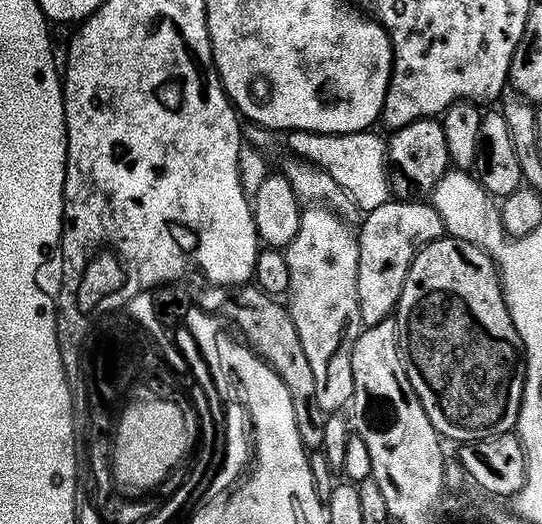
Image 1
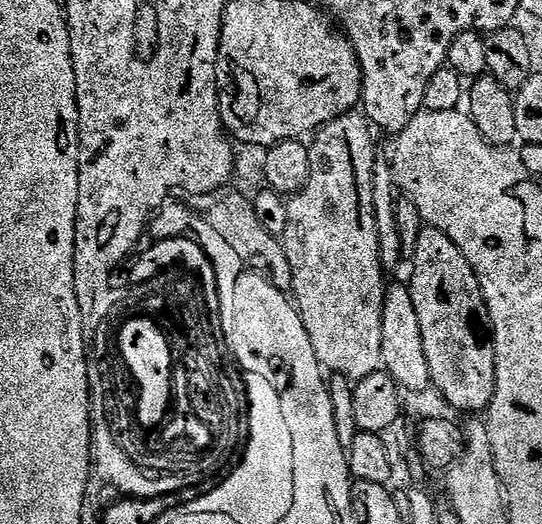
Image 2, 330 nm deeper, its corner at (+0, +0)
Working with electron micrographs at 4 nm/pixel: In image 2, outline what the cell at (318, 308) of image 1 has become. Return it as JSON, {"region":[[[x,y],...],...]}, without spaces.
{"region":[[[360,114],[339,116],[315,133],[316,148],[314,144],[314,154],[310,158],[310,178],[302,191],[287,201],[289,222],[282,235],[286,258],[290,258],[294,303],[300,309],[306,334],[310,334],[314,354],[329,373],[349,376],[352,382],[362,380],[382,368],[382,306],[386,271],[380,261],[372,193],[372,179],[378,157],[372,135],[373,129]]]}

